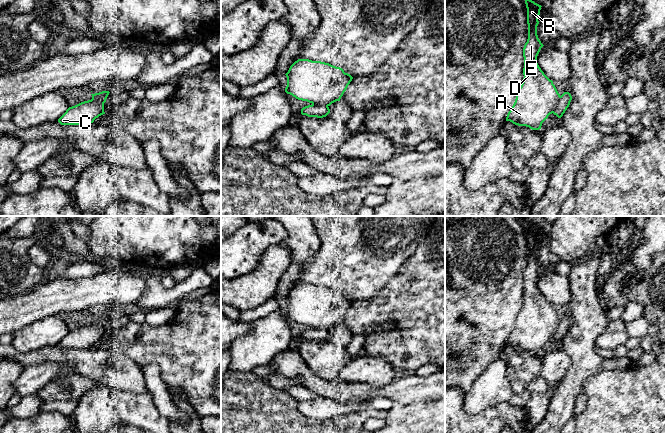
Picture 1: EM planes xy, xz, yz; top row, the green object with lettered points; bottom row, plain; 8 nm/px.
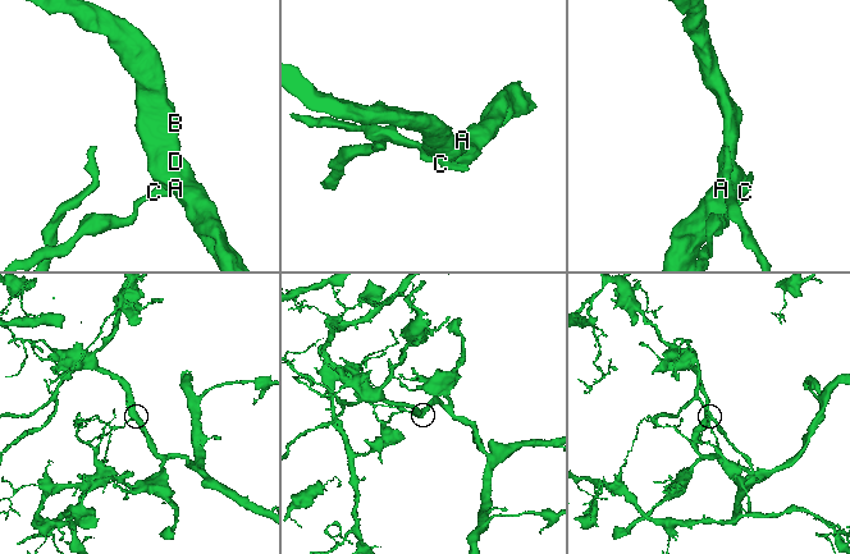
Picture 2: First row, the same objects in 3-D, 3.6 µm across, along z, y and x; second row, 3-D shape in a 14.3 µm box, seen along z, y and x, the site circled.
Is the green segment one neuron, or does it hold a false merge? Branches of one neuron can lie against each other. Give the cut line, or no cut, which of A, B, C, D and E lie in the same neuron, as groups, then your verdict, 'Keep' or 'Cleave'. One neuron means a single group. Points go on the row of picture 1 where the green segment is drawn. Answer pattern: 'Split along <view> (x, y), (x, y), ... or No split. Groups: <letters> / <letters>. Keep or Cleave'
No split. Groups: A B C D E. Keep

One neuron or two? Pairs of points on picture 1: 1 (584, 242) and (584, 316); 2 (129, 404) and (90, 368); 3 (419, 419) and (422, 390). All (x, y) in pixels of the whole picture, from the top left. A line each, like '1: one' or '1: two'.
1: two
2: two
3: two

